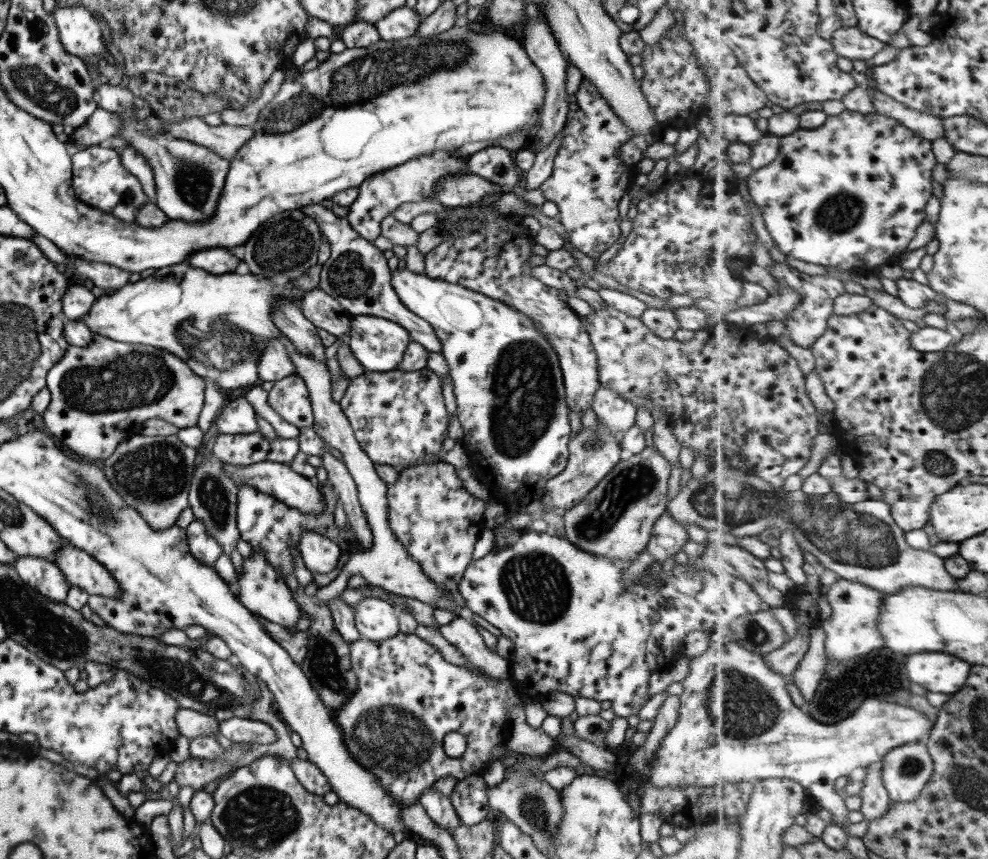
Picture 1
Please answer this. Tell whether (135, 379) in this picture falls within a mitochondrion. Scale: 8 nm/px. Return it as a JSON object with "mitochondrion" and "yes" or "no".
{"mitochondrion":"yes"}

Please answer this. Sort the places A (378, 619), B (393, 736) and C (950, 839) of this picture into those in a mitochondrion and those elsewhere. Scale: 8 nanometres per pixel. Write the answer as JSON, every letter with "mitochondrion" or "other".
{"A":"other","B":"mitochondrion","C":"other"}

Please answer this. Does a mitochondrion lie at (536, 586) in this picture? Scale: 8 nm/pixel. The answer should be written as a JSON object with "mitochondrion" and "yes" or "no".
{"mitochondrion":"yes"}

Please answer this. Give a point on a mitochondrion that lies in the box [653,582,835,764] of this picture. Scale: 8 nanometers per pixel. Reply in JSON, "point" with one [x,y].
{"point":[743,708]}

